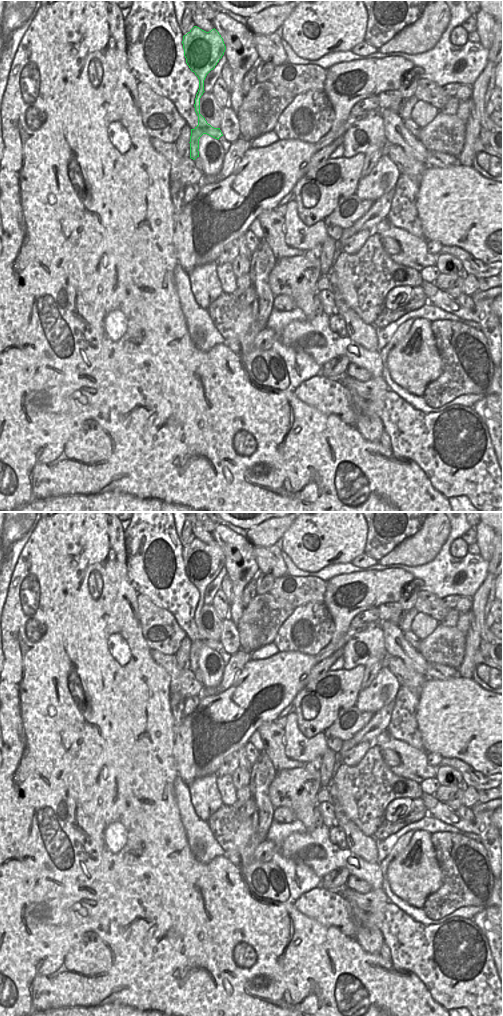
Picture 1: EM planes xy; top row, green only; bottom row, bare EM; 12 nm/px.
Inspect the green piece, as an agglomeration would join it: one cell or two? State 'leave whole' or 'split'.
leave whole

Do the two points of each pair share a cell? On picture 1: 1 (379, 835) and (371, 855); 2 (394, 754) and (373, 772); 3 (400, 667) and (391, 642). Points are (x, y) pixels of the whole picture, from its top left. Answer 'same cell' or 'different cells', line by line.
1: different cells
2: different cells
3: different cells

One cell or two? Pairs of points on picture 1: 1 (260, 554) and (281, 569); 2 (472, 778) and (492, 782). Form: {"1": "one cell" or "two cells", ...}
{"1": "one cell", "2": "one cell"}

